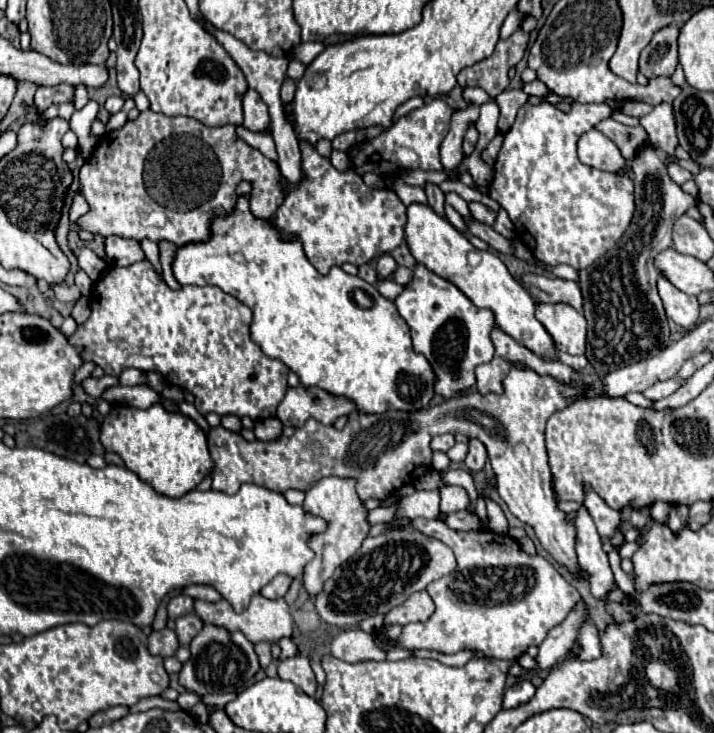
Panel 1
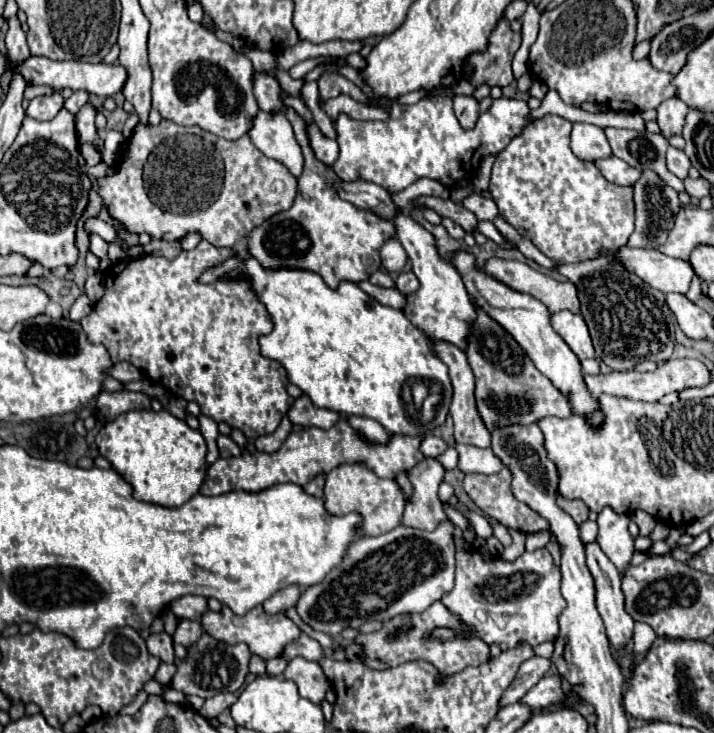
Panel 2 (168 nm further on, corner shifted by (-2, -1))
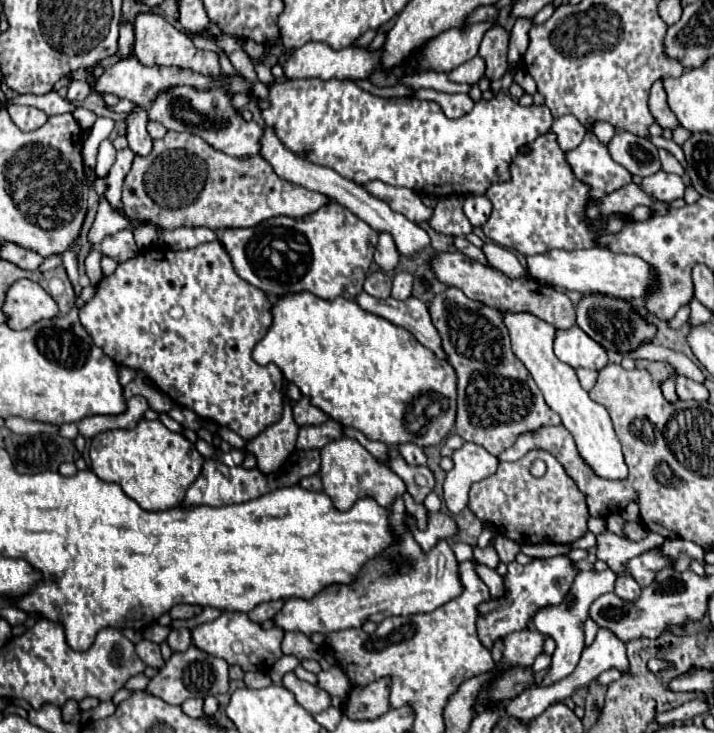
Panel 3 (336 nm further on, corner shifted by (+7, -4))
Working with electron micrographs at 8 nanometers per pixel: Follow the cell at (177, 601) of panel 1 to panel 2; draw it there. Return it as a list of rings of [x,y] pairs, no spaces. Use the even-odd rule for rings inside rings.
[[[184,596],[172,602],[172,612],[178,618],[190,618],[190,620],[200,620],[200,616],[208,610],[208,602],[204,596]]]

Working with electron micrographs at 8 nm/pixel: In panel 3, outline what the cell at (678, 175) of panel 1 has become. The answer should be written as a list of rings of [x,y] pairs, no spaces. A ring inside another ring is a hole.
[[[659,149],[659,155],[661,155],[661,169],[663,169],[665,173],[675,173],[675,175],[683,175],[683,173],[685,173],[683,165],[681,165],[669,151]]]

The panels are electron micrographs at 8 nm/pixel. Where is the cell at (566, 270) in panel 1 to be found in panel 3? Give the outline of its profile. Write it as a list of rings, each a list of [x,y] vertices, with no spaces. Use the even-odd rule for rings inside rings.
[[[449,195],[441,197],[435,205],[433,217],[429,219],[429,225],[441,233],[441,235],[469,235],[473,231],[469,219],[463,213],[463,195]]]

